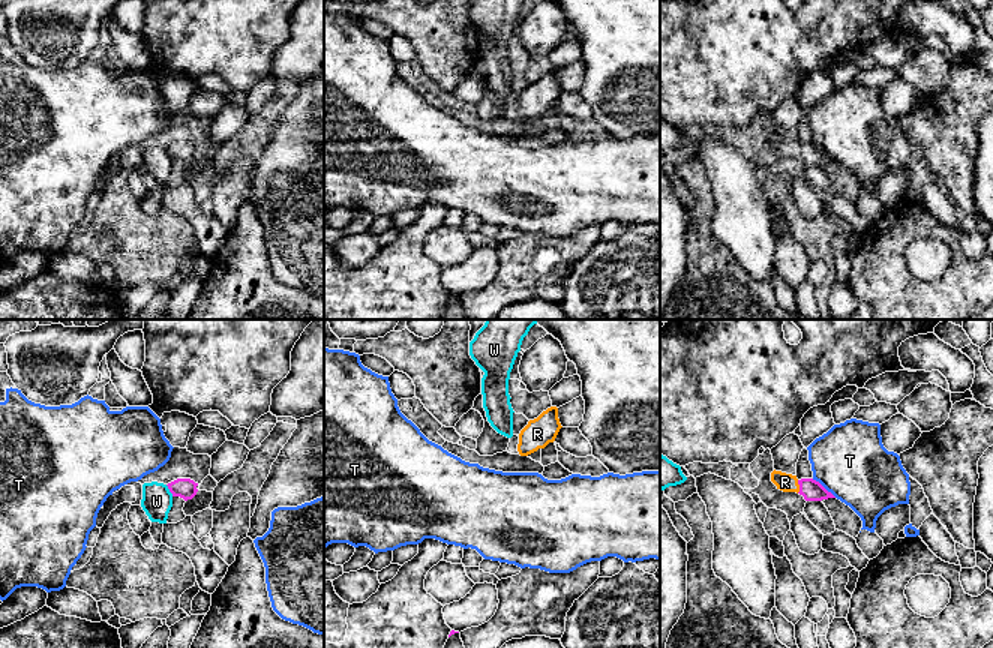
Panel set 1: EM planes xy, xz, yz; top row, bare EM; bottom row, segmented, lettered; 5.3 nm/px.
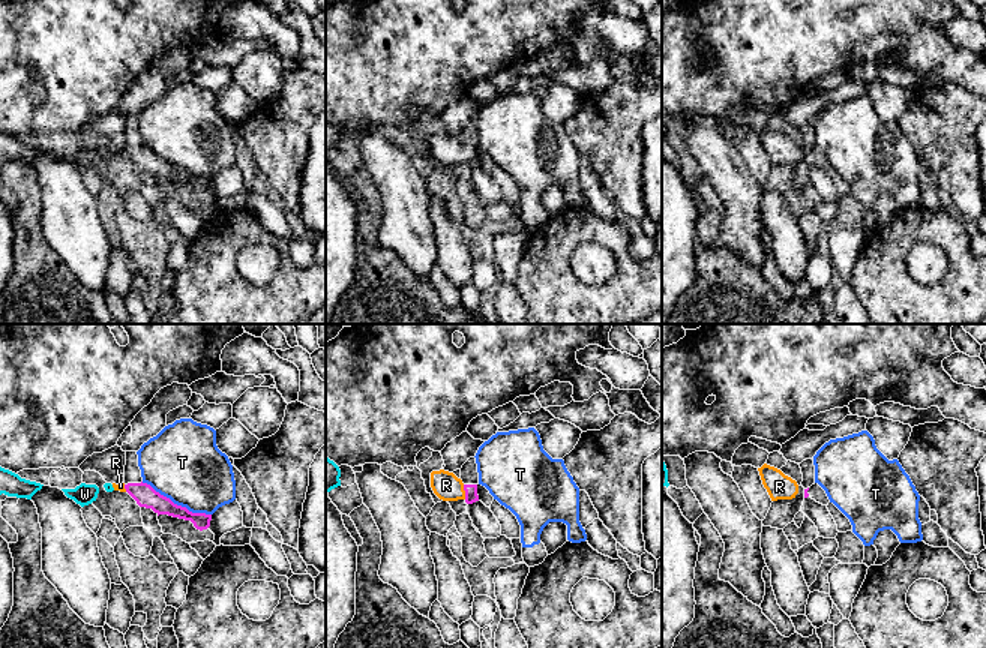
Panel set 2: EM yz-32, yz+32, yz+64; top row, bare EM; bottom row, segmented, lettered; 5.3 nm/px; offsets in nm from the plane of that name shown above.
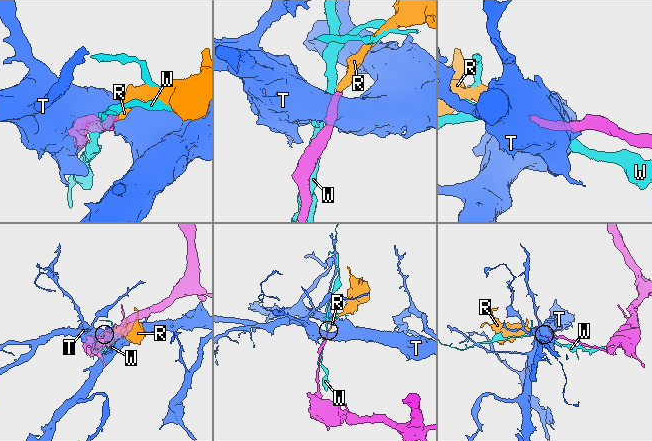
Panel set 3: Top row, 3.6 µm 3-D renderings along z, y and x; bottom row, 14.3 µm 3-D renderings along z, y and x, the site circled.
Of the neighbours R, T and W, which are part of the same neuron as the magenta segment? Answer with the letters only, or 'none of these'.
R

